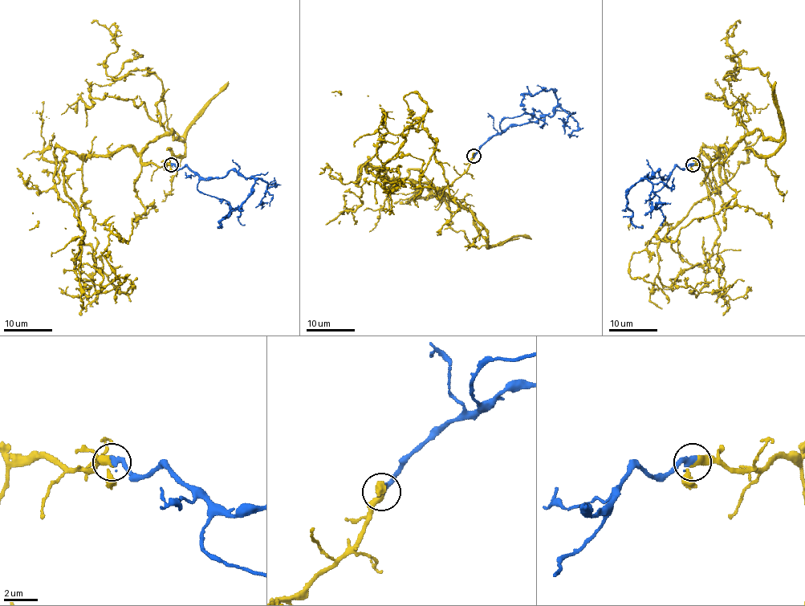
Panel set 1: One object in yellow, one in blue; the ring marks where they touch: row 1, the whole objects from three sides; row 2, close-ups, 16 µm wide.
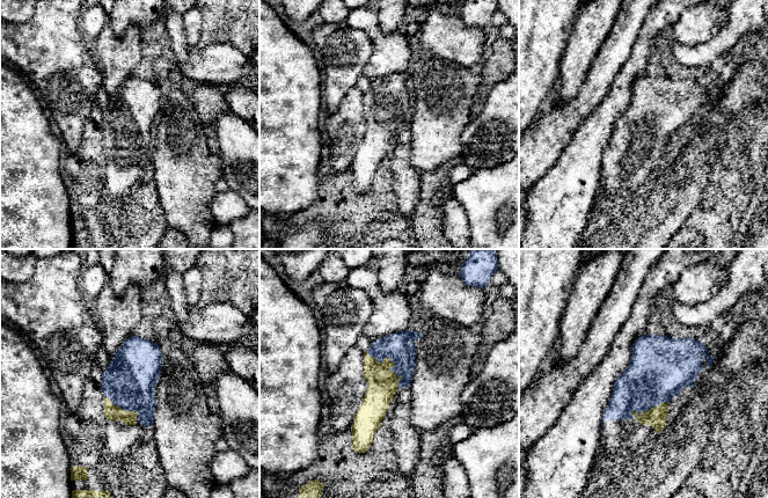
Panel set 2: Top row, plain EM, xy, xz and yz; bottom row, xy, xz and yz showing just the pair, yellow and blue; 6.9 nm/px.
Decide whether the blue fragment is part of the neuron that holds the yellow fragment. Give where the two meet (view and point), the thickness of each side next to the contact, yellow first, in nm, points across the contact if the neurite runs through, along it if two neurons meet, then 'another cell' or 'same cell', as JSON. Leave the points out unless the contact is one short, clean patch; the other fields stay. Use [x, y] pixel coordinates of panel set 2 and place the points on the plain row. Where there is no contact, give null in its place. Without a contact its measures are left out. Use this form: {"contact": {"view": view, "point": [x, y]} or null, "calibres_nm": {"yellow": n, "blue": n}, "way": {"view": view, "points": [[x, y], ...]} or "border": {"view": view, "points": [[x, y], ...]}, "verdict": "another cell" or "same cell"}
{"contact": {"view": "xz", "point": [393, 103]}, "calibres_nm": {"yellow": 220, "blue": 200}, "verdict": "same cell"}

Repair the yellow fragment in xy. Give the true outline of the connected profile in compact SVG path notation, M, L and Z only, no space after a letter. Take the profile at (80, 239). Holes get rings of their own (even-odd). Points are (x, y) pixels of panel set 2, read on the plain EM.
M73 230L71 249L112 249L110 233Z

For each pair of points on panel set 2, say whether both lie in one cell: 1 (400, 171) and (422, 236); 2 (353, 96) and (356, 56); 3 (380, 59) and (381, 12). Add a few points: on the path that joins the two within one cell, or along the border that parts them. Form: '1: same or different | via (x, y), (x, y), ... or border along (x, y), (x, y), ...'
1: different | border along (419, 183), (419, 198), (410, 214)
2: different | border along (355, 86), (344, 95), (338, 108)
3: same | via (382, 48), (382, 23)

